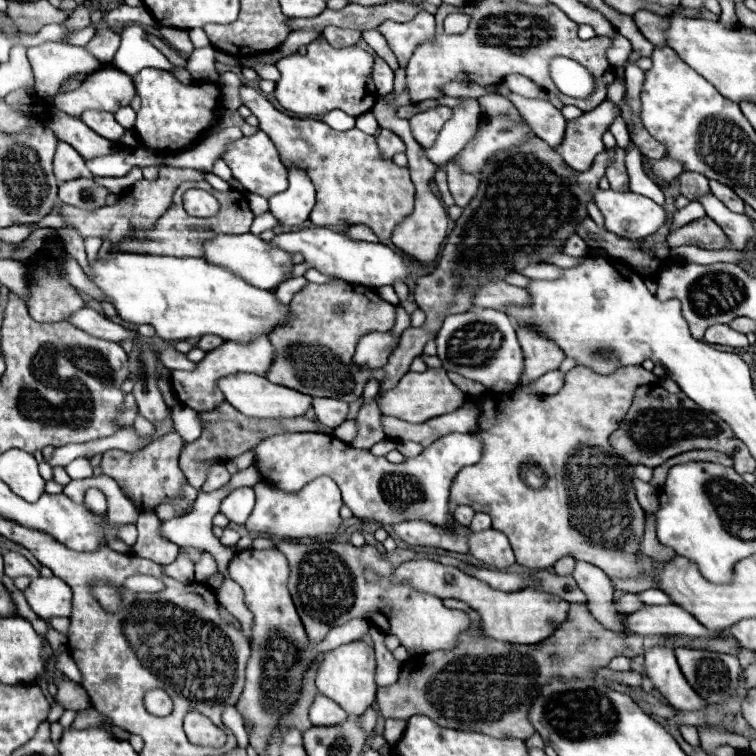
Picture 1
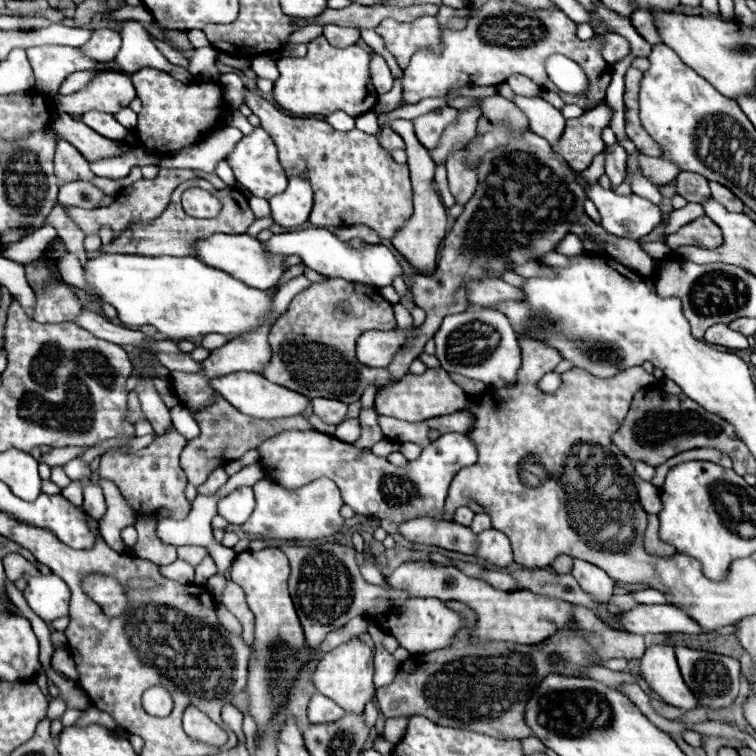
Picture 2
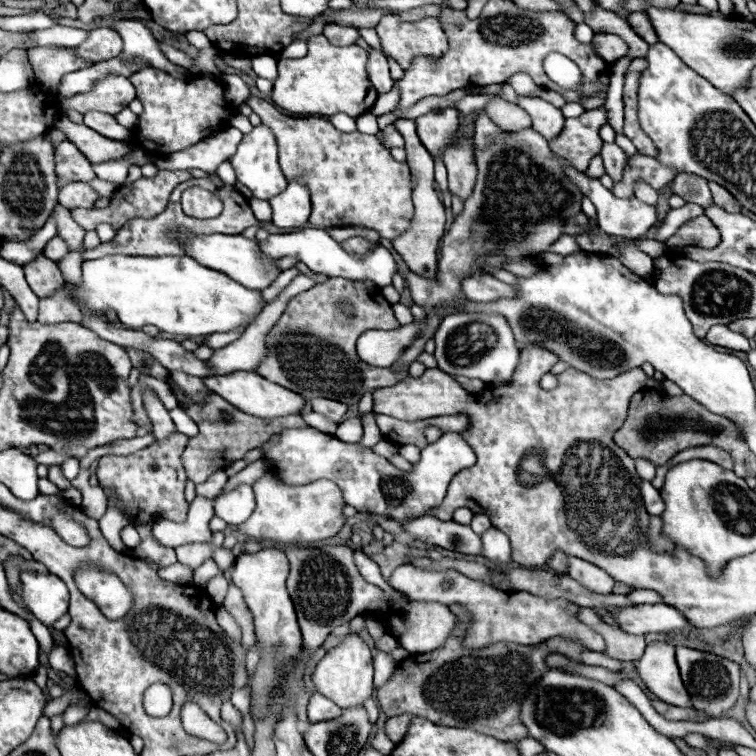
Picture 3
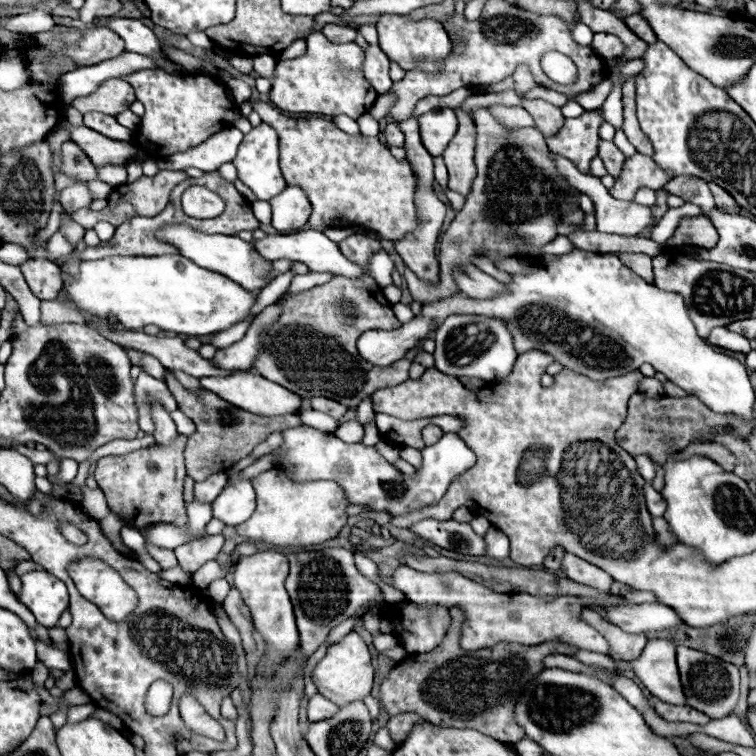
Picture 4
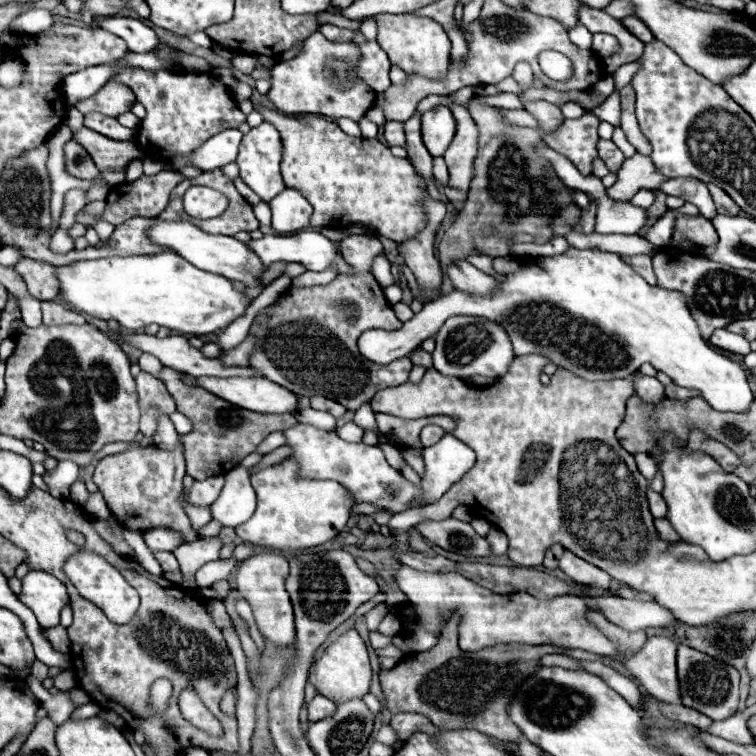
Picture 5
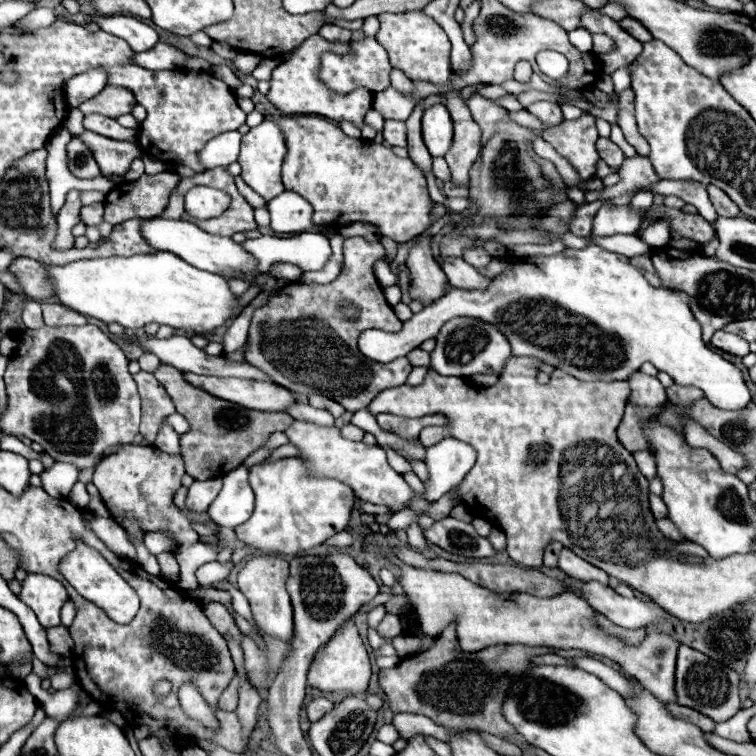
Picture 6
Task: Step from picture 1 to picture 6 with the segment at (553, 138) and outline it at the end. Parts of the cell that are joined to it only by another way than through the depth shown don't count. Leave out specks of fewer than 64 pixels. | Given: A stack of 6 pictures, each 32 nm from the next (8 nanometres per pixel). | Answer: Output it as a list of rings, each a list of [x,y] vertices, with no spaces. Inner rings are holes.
[[[540,100],[540,102],[534,102],[534,104],[526,106],[526,110],[528,110],[530,114],[534,114],[536,118],[540,118],[546,128],[554,128],[554,126],[558,126],[558,124],[564,120],[564,116],[562,116],[562,112],[560,112],[560,106],[554,104],[554,102],[544,102],[544,100]]]

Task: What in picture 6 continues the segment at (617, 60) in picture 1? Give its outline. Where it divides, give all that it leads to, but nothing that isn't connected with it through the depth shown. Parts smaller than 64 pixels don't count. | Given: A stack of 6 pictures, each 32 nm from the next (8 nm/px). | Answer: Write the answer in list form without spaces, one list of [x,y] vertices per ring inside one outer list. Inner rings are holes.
[[[594,34],[592,36],[594,38],[594,52],[596,54],[604,54],[604,52],[608,52],[608,50],[612,50],[612,46],[616,46],[614,42],[612,42],[612,38],[606,38],[606,34]]]

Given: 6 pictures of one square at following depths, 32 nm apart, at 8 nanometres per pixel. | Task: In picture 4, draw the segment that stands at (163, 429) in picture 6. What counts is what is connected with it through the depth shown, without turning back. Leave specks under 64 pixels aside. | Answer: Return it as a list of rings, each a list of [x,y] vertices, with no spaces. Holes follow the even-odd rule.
[[[150,402],[150,410],[152,410],[152,420],[154,420],[154,438],[158,444],[168,444],[178,432],[176,432],[176,424],[172,422],[170,414],[166,410],[162,410],[162,406],[158,402]]]

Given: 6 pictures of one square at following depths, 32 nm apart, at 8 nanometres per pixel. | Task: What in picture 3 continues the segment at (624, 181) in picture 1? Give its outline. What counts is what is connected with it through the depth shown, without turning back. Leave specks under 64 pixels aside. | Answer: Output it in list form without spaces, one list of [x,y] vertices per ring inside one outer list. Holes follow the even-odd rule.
[[[606,144],[602,146],[602,154],[604,158],[604,168],[606,168],[606,174],[616,182],[620,182],[622,178],[622,172],[624,172],[624,166],[628,162],[628,156],[624,154],[624,150],[618,146],[618,144]]]

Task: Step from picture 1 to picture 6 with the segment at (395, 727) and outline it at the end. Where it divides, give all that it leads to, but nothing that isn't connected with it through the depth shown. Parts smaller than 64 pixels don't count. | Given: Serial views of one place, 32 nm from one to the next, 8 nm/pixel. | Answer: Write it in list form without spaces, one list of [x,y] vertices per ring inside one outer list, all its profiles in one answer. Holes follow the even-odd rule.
[[[400,712],[400,714],[394,714],[394,720],[392,720],[392,726],[396,726],[400,738],[408,740],[412,738],[414,734],[426,734],[426,736],[434,736],[438,740],[446,740],[448,734],[456,734],[460,730],[454,730],[454,728],[444,728],[444,726],[438,726],[434,724],[430,718],[426,716],[420,716],[420,714],[408,714],[408,712]]]

